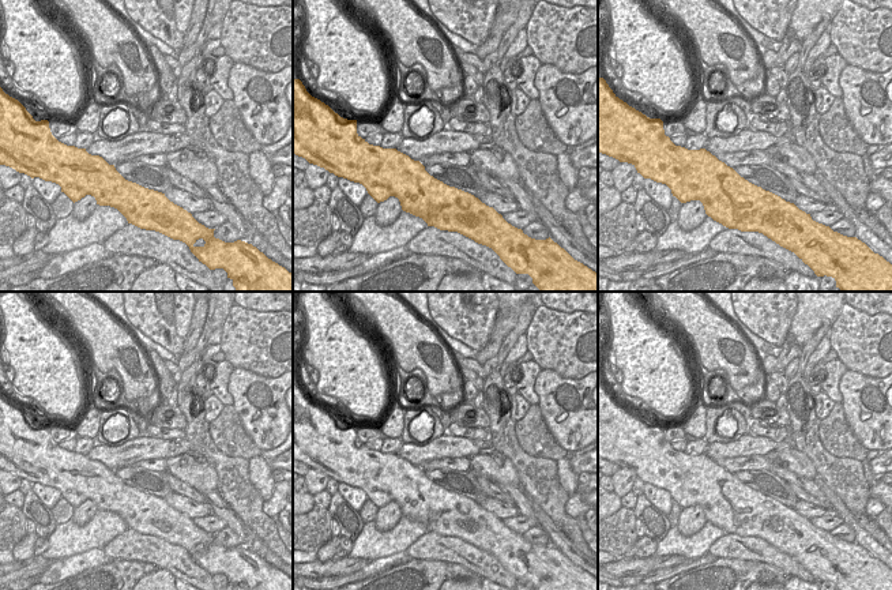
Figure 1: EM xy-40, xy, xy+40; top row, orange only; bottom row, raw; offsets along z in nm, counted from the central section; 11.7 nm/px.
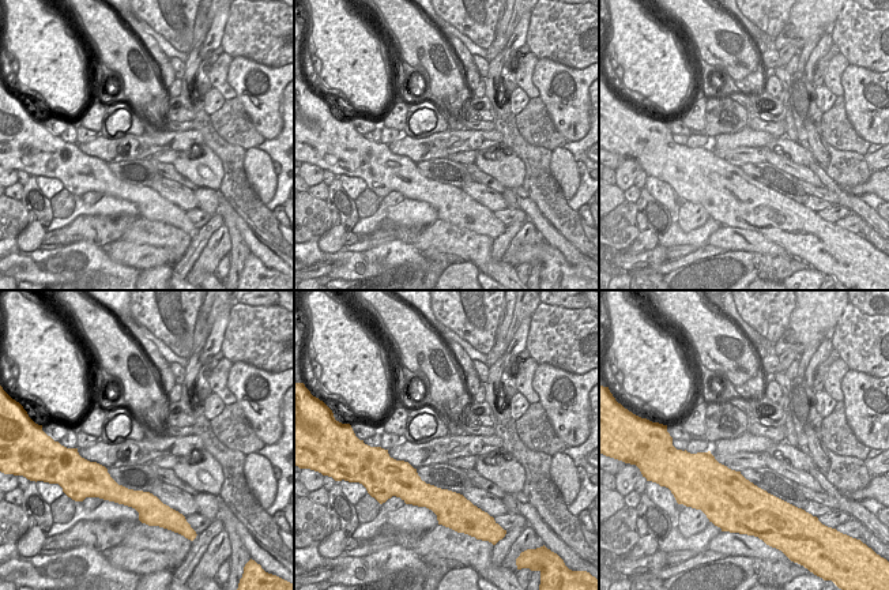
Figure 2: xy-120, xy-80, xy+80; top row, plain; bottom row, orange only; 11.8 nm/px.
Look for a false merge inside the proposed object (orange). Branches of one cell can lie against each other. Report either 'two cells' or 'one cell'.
two cells

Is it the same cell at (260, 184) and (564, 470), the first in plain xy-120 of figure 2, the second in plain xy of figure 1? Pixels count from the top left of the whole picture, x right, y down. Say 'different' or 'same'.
same

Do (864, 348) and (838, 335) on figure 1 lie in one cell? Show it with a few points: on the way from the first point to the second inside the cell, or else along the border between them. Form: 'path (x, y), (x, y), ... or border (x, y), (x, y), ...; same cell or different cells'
path (857, 341), (851, 335), (845, 335); same cell

